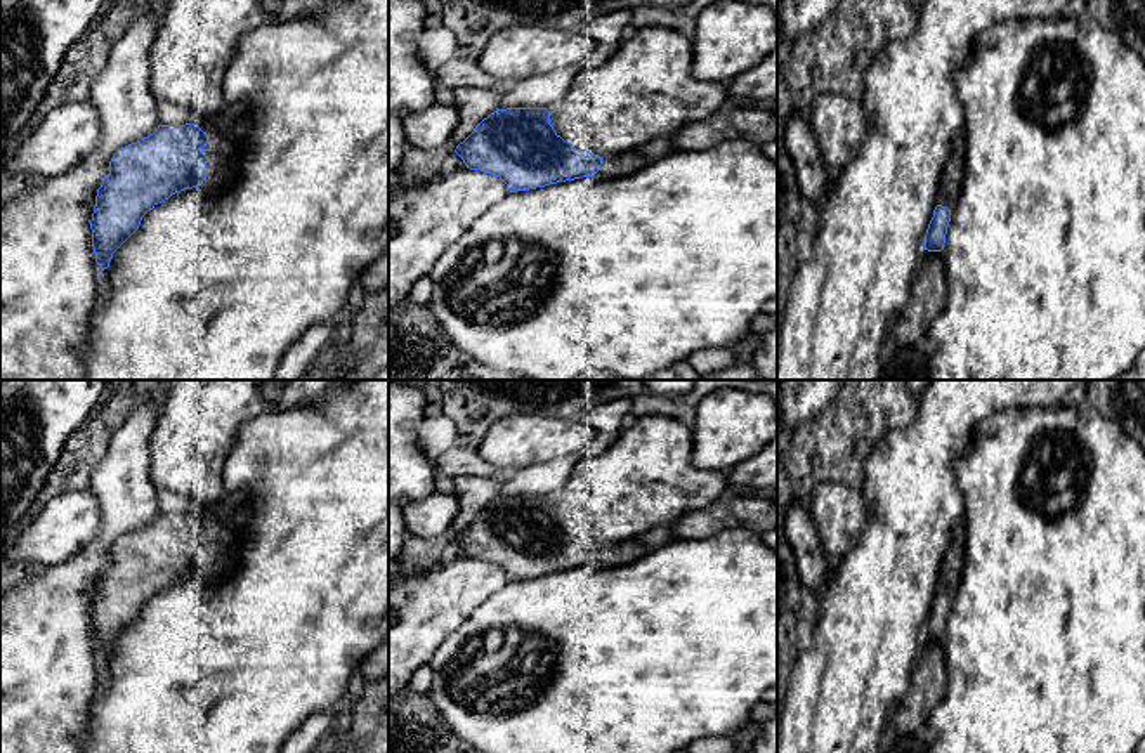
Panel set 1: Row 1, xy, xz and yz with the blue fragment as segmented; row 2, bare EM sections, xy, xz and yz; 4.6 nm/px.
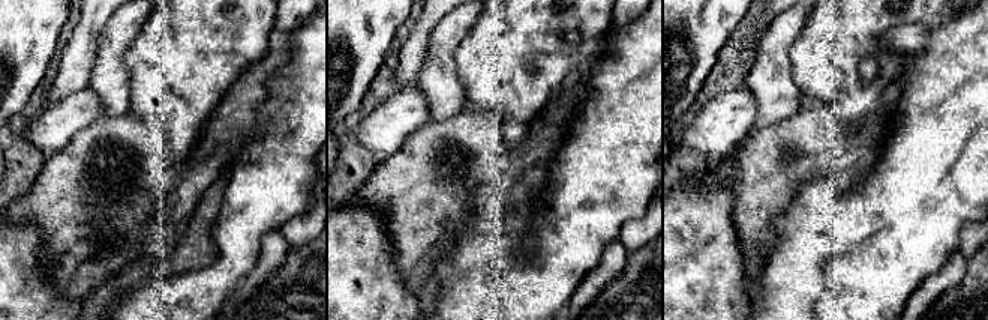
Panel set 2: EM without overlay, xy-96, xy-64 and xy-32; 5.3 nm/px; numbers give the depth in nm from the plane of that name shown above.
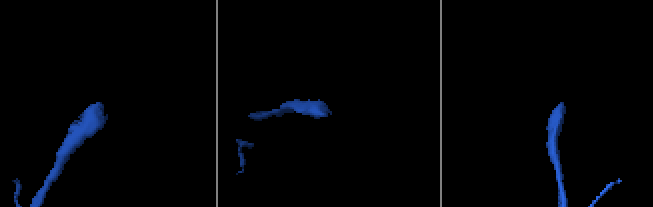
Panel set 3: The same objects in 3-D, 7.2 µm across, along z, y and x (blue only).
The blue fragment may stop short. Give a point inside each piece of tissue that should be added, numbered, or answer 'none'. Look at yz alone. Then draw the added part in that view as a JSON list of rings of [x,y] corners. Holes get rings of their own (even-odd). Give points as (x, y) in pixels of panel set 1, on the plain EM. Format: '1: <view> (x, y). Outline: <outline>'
1: yz (949, 575). Outline: [[[959,521],[954,524],[951,531],[951,543],[944,555],[939,571],[939,581],[935,586],[937,593],[947,595],[951,599],[951,607],[961,581],[965,541],[966,541],[965,521]]]

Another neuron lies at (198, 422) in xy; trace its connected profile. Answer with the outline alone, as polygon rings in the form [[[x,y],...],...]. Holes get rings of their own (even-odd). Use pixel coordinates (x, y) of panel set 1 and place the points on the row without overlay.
[[[165,380],[147,444],[156,488],[182,494],[208,521],[229,521],[243,494],[229,494],[224,465],[238,430],[252,418],[305,408],[335,380]]]

